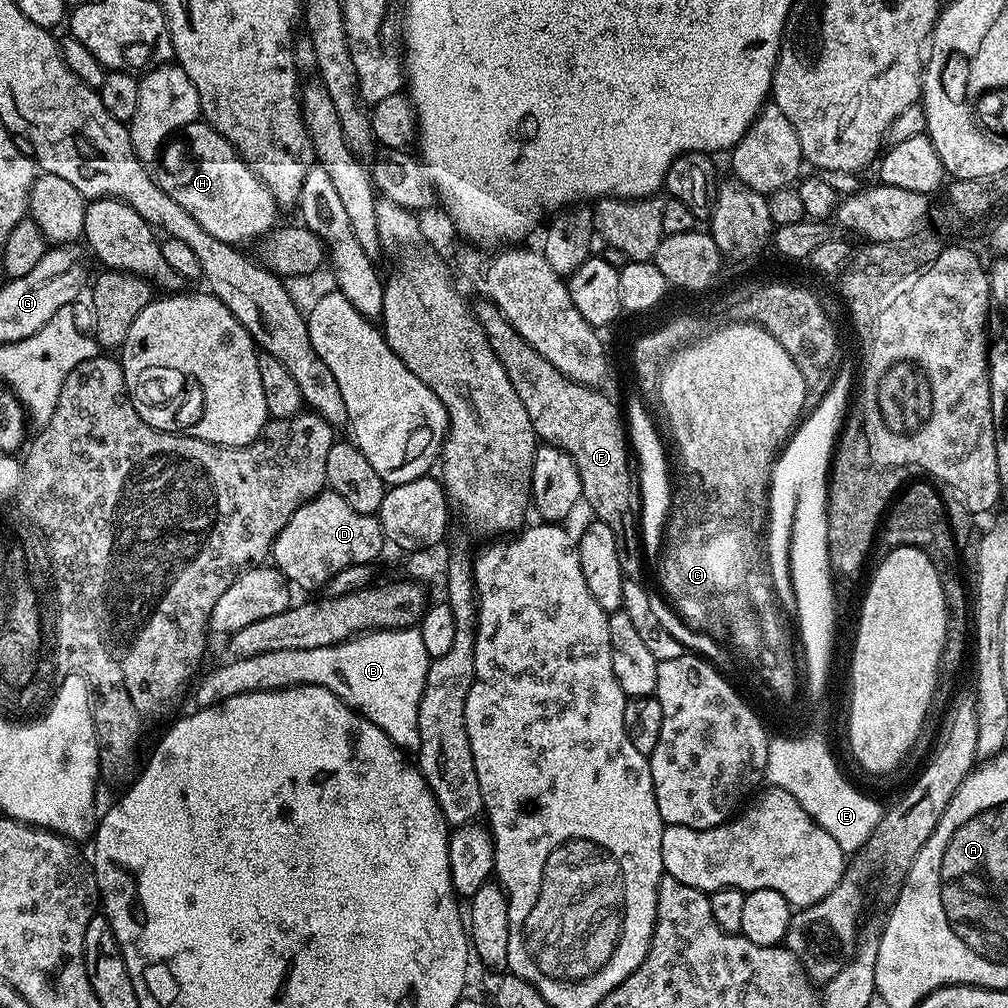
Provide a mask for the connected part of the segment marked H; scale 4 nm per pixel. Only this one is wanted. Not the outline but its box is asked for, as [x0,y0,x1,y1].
[154,122,278,246]

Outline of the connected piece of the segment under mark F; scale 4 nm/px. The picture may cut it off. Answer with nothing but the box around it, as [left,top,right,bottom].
[474,299,642,578]

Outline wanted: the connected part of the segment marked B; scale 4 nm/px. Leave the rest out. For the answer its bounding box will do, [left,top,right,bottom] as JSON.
[195,627,430,750]

